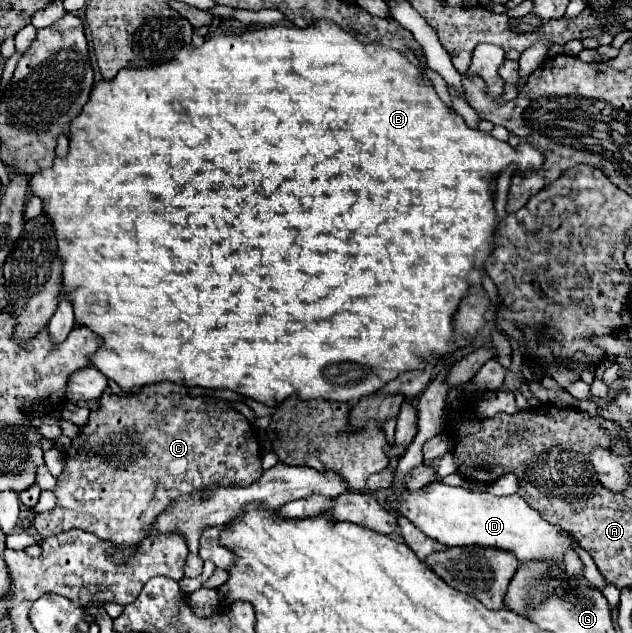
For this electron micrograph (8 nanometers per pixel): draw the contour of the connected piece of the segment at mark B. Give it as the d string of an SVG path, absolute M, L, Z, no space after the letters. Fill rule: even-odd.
M325 20L307 26L307 28L297 28L297 26L269 26L257 29L248 29L243 34L237 36L215 36L205 40L201 48L183 48L175 60L161 64L159 68L141 68L139 72L119 72L115 80L111 82L99 82L91 96L89 102L83 106L83 112L71 122L71 136L69 136L69 154L65 158L55 158L53 166L47 170L37 172L29 184L35 196L43 200L43 210L45 214L53 220L55 224L55 236L59 242L59 256L65 262L63 268L63 290L71 288L71 300L75 300L75 318L77 324L83 324L103 336L105 344L99 348L95 356L91 356L93 366L97 366L109 380L115 380L123 390L133 390L133 388L143 388L145 384L153 384L157 380L169 380L181 386L201 386L201 388L227 388L233 392L239 392L247 398L259 400L267 406L273 406L275 402L287 400L291 394L299 396L301 400L311 400L311 398L325 398L325 400L335 400L335 402L357 402L363 396L369 396L377 392L383 384L389 380L395 380L399 374L407 370L423 370L429 362L425 356L433 356L435 360L445 360L453 352L457 352L455 346L455 326L453 318L459 310L461 300L467 296L467 292L473 286L481 286L481 278L485 274L485 262L497 248L495 244L495 232L499 226L495 206L493 206L493 196L491 196L491 184L493 178L497 178L503 170L507 170L511 164L515 170L533 170L537 172L543 166L545 156L539 154L537 148L533 148L527 142L519 142L517 148L513 148L509 142L497 140L487 132L481 132L477 128L469 128L465 120L451 110L433 90L433 84L427 76L421 74L417 64L407 58L405 54L393 50L393 48L383 48L379 44L361 44L355 40L349 32L341 30L337 24L327 24Z

